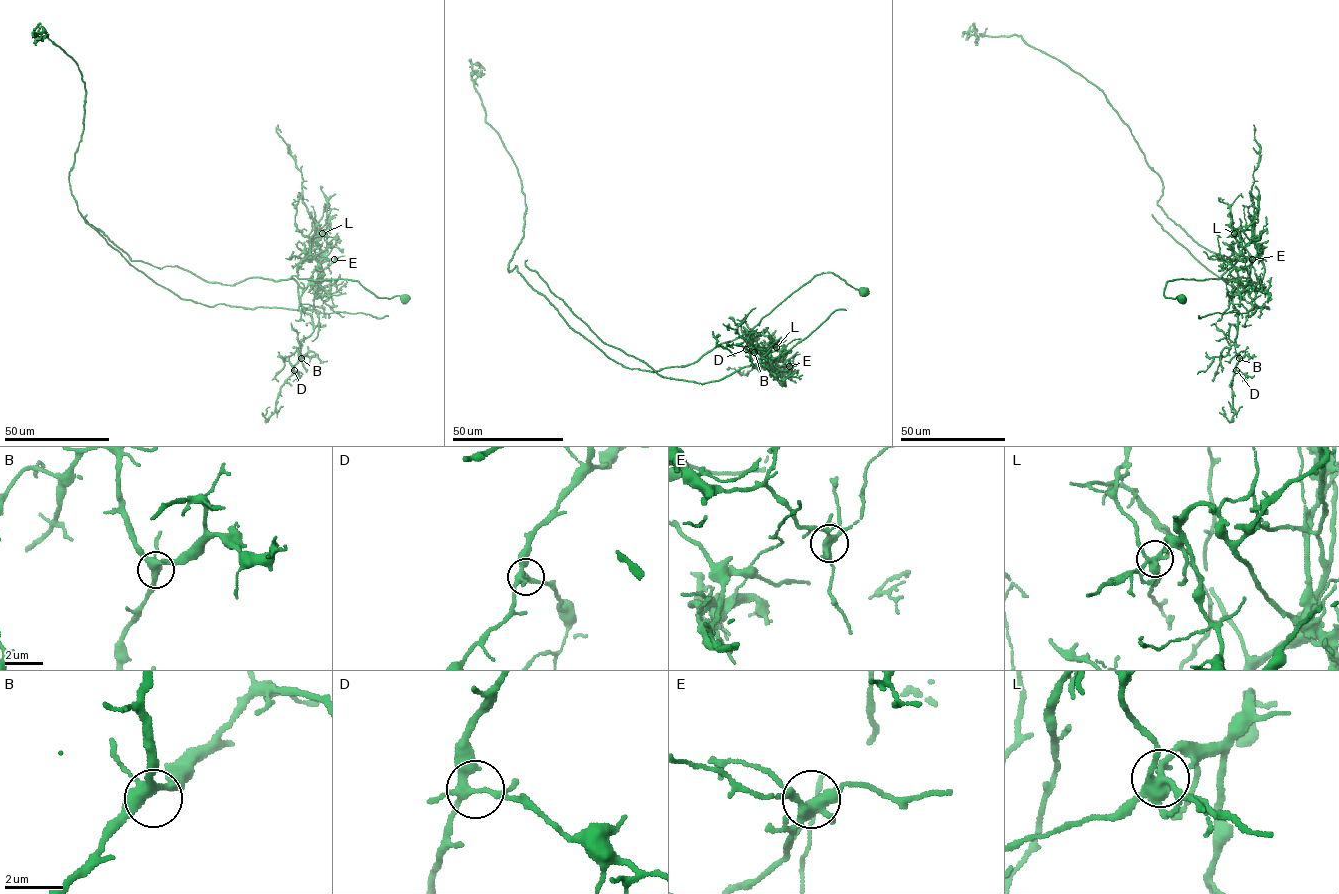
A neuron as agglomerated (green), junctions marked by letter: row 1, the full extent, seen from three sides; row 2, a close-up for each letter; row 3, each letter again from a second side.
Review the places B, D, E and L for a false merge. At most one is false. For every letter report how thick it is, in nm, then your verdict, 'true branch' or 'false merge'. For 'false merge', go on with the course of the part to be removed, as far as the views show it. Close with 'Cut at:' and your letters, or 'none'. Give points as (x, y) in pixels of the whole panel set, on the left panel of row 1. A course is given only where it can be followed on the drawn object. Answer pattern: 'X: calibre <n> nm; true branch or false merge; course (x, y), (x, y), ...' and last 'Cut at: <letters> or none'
B: calibre 360 nm; true branch
D: calibre 280 nm; true branch
E: calibre 360 nm; true branch
L: calibre 320 nm; false merge; course (322, 233), (329, 227), (317, 242), (324, 276), (313, 309), (208, 306), (131, 266), (87, 214)
Cut at: L

